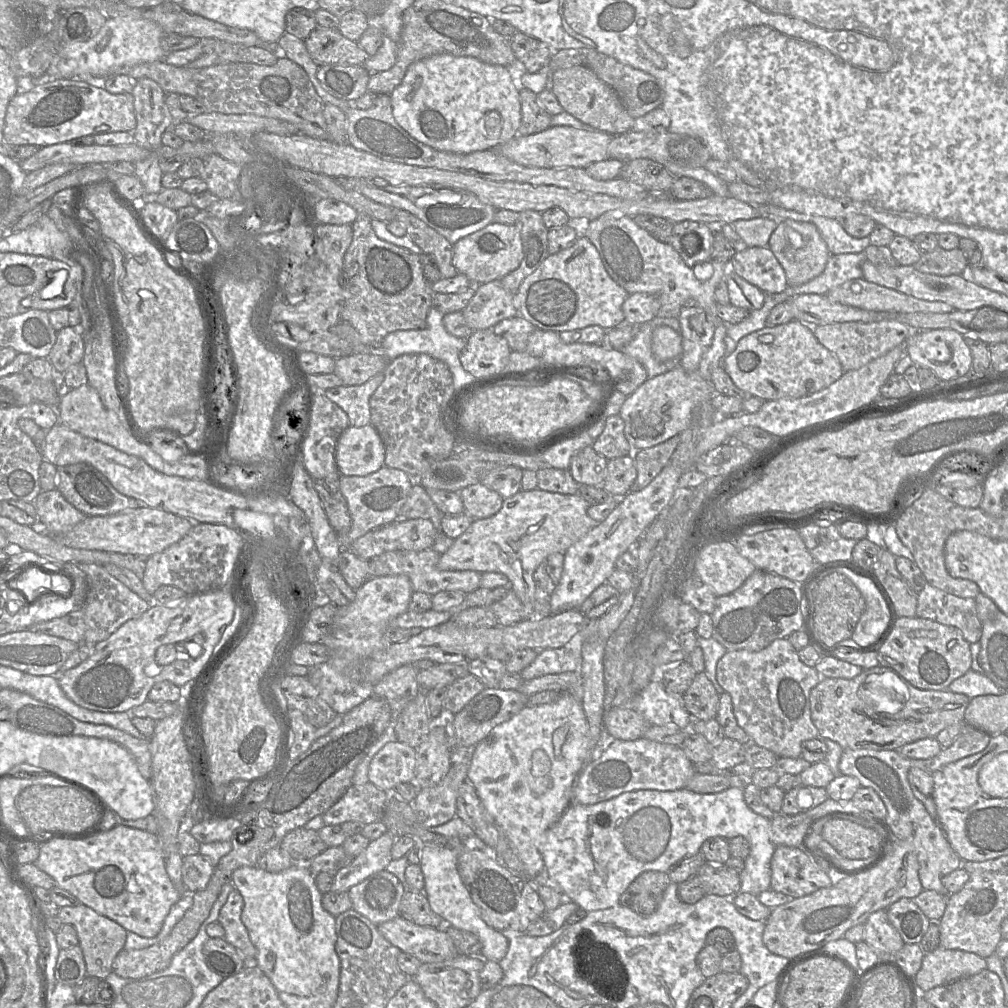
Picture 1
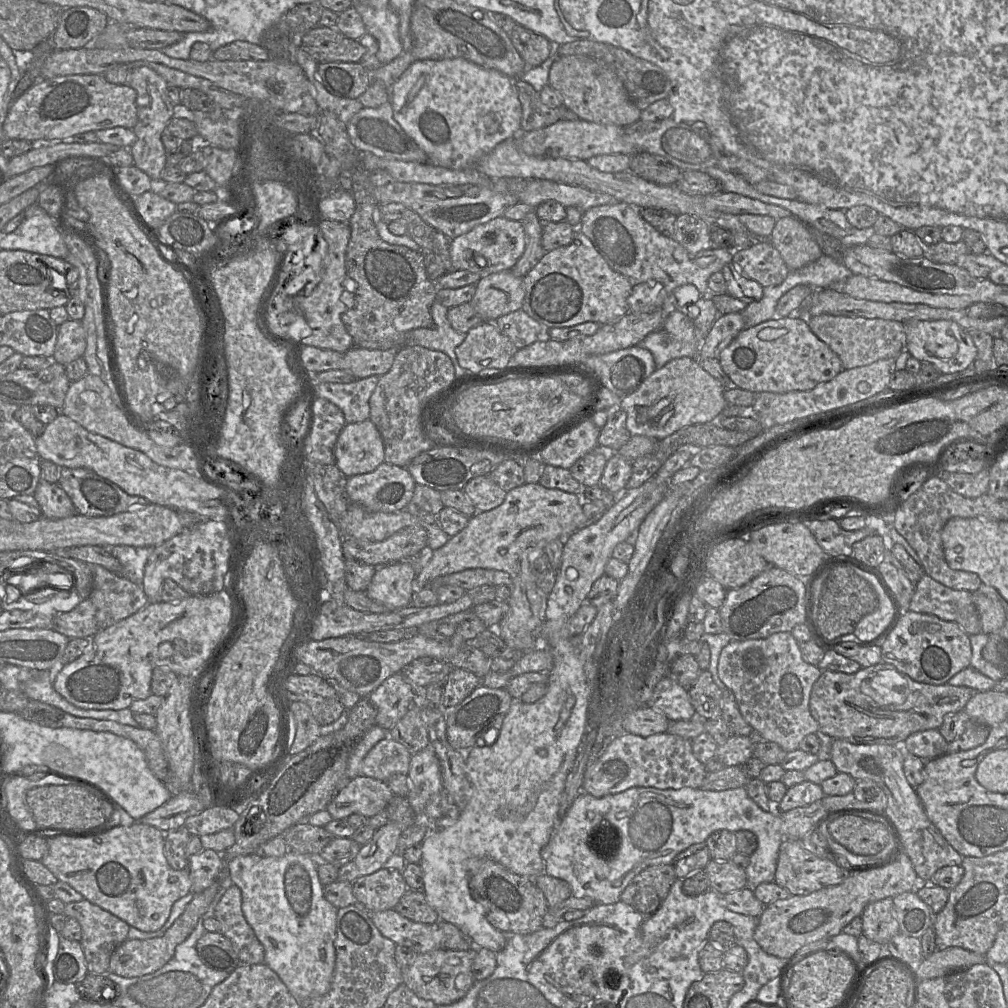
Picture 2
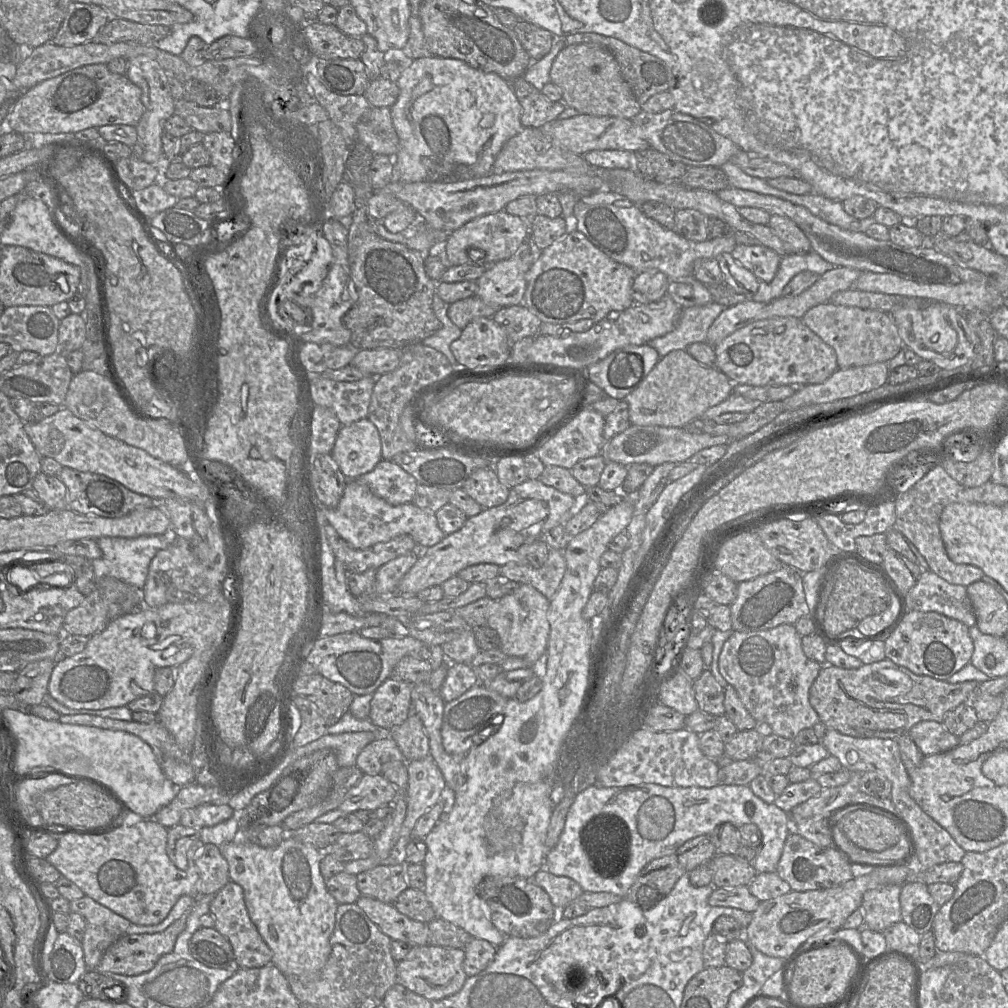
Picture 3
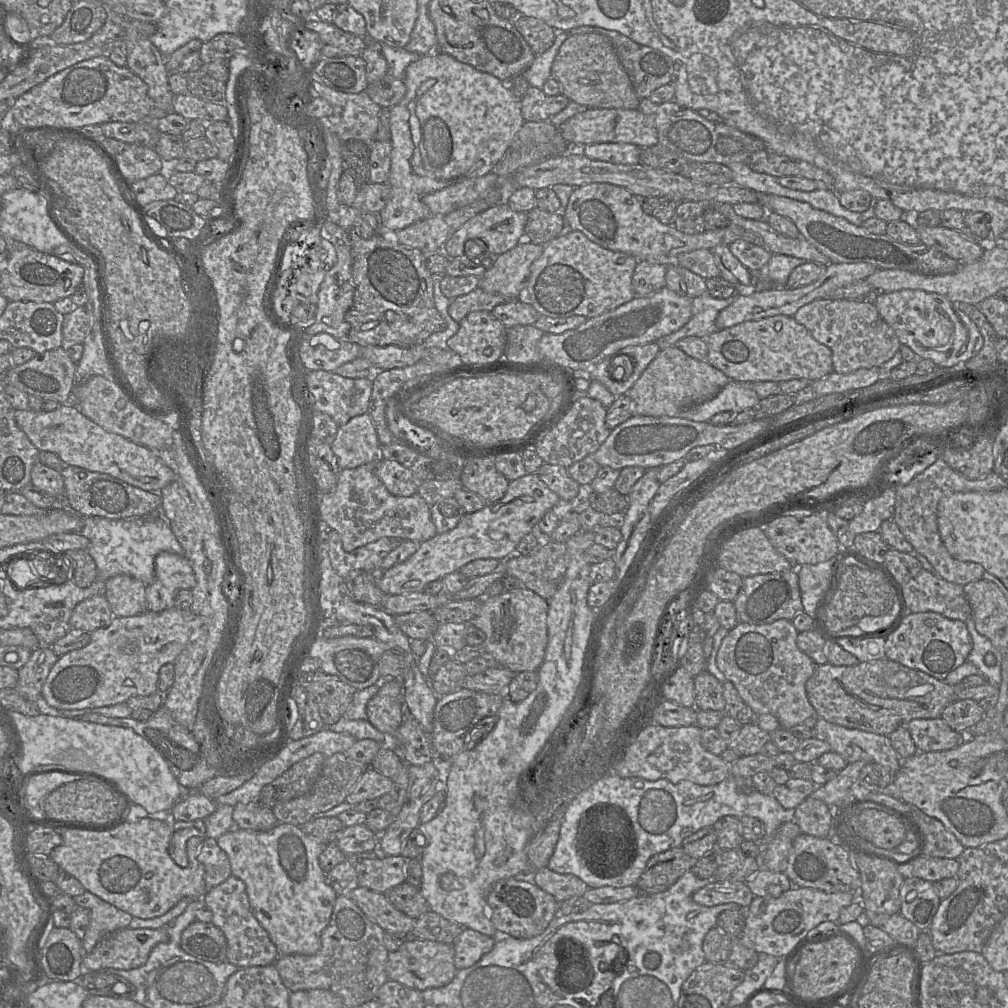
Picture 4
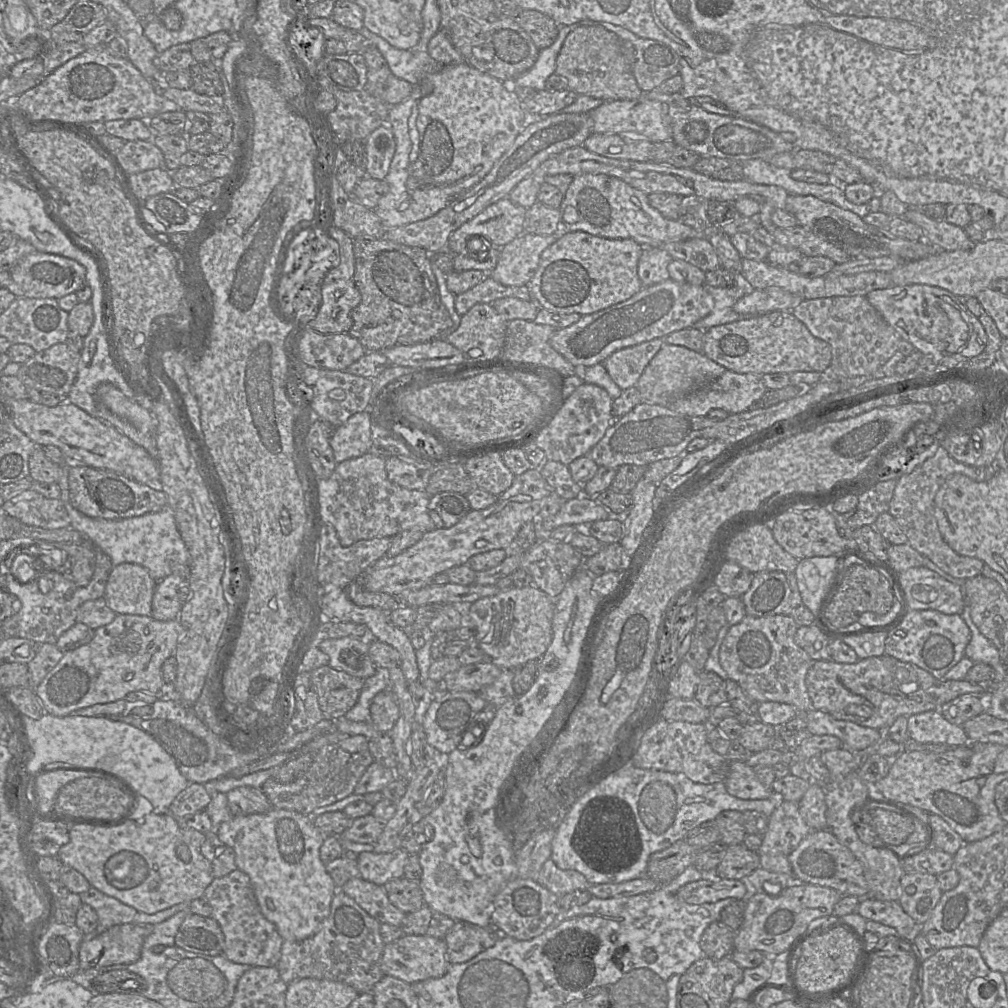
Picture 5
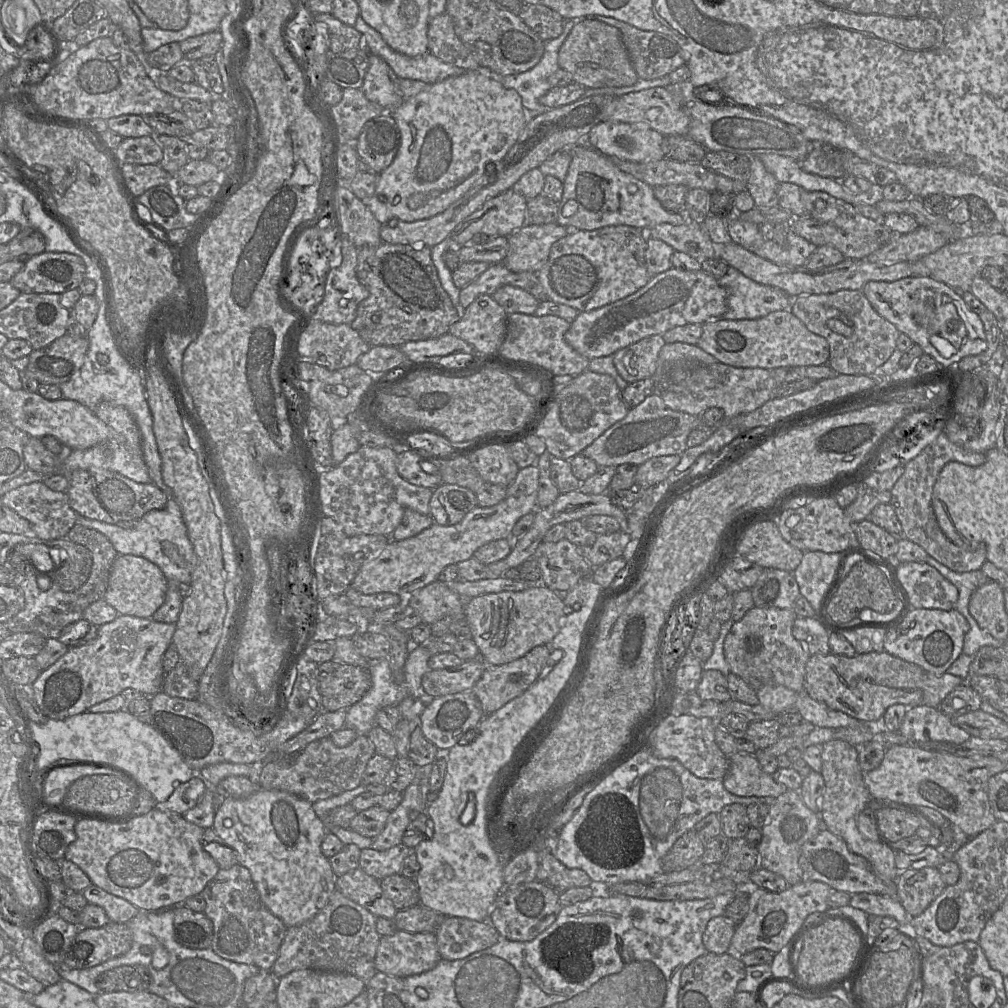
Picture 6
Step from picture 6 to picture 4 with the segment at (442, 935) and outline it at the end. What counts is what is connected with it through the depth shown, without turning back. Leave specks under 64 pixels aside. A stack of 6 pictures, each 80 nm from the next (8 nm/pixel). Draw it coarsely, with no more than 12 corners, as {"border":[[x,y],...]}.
{"border":[[465,928],[452,944],[455,967],[473,966],[494,948],[496,936]]}

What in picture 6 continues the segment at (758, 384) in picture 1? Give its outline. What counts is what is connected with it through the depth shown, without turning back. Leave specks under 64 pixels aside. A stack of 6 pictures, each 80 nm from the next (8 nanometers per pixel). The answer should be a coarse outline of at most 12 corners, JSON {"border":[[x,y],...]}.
{"border":[[788,309],[702,324],[697,346],[739,368],[828,363]]}

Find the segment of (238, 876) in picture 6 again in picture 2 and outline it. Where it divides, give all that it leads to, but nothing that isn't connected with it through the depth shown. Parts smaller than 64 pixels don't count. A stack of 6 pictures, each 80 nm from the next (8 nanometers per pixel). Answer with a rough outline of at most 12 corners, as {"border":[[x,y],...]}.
{"border":[[227,887],[214,917],[241,964],[264,963],[264,947]]}

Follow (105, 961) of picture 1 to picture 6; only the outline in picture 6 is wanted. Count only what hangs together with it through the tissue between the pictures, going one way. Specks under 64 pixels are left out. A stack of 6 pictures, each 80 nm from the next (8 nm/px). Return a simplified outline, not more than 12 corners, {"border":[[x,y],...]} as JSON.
{"border":[[94,884],[82,892],[110,922],[127,923],[140,911]]}

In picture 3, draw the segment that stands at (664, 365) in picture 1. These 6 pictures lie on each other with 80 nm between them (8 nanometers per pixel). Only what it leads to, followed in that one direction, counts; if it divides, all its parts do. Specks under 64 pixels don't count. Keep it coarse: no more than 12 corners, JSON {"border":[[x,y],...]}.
{"border":[[715,301],[685,308],[671,332],[647,344],[661,358],[706,342],[726,308]]}

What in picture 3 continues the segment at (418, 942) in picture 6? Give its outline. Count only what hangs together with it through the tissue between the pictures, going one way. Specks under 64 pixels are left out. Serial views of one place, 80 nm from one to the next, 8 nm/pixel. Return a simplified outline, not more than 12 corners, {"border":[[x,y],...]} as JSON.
{"border":[[412,946],[397,983],[430,1001],[459,992],[464,949]]}

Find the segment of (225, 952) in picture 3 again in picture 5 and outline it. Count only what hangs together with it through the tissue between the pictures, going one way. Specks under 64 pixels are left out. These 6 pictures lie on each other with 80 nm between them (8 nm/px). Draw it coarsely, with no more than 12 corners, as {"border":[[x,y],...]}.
{"border":[[189,913],[175,935],[186,951],[218,956],[224,935],[213,918]]}

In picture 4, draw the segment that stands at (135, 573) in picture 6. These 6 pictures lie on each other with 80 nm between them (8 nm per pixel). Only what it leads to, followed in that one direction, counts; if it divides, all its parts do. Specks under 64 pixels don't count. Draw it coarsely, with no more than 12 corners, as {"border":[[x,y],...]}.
{"border":[[109,578],[104,596],[114,617],[147,611],[146,585]]}

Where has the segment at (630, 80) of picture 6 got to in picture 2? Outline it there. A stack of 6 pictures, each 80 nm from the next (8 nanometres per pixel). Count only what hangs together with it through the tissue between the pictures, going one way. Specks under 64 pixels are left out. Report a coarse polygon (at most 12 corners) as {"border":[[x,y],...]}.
{"border":[[559,56],[549,85],[579,119],[627,127],[642,111],[609,66]]}

